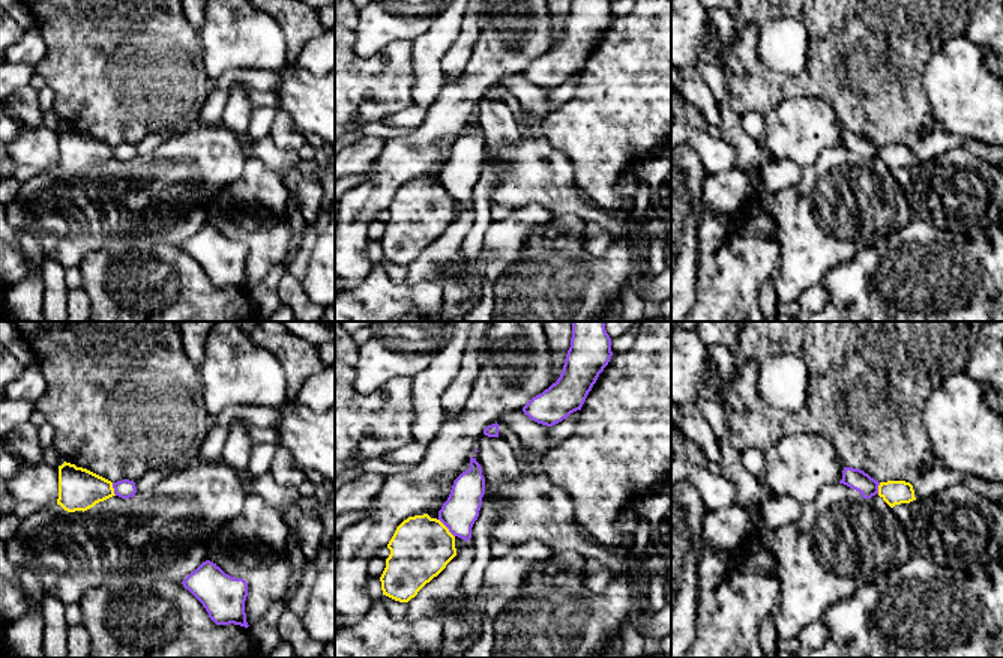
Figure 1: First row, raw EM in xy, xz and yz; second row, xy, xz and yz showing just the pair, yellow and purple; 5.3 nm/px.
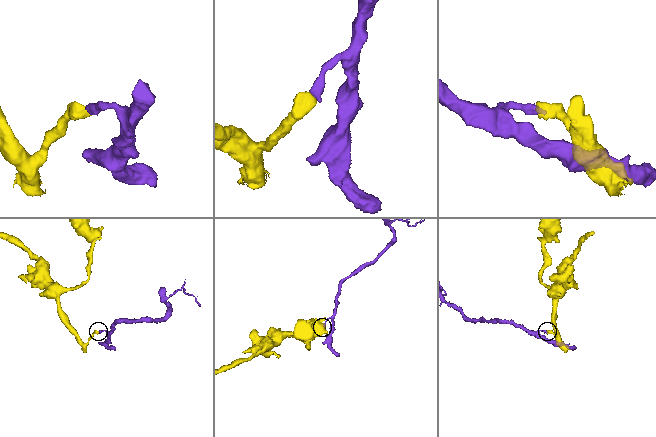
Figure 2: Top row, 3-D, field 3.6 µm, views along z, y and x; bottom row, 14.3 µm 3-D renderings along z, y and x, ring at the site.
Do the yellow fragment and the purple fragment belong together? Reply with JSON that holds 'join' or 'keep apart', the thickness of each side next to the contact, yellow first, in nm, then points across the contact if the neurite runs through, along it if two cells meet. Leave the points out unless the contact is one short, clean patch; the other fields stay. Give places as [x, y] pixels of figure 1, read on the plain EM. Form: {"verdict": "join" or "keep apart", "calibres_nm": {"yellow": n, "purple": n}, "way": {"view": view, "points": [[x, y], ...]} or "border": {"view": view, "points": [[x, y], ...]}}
{"verdict": "keep apart", "calibres_nm": {"yellow": 320, "purple": 190}, "border": {"view": "xz", "points": [[439, 182], [454, 200]]}}

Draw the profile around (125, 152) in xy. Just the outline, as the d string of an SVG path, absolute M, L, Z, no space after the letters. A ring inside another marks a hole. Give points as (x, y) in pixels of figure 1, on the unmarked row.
M123 143L113 147L114 158L122 162L134 161L137 156L137 150L134 144Z

